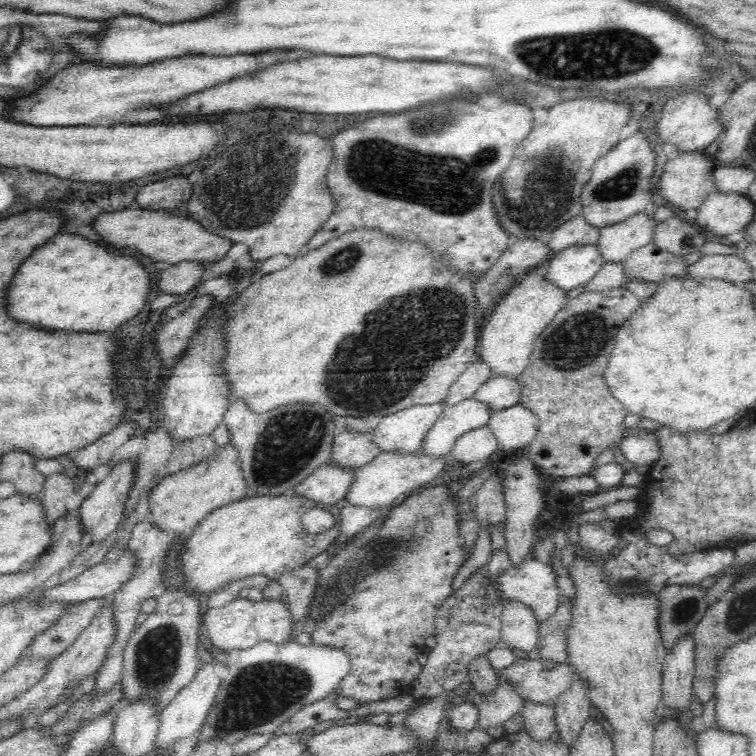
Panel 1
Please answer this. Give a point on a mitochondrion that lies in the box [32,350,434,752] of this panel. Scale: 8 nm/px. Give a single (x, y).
(262, 691)

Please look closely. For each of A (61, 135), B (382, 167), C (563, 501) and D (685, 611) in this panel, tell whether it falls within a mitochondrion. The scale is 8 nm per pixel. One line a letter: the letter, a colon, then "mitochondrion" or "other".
A: other
B: mitochondrion
C: other
D: mitochondrion

